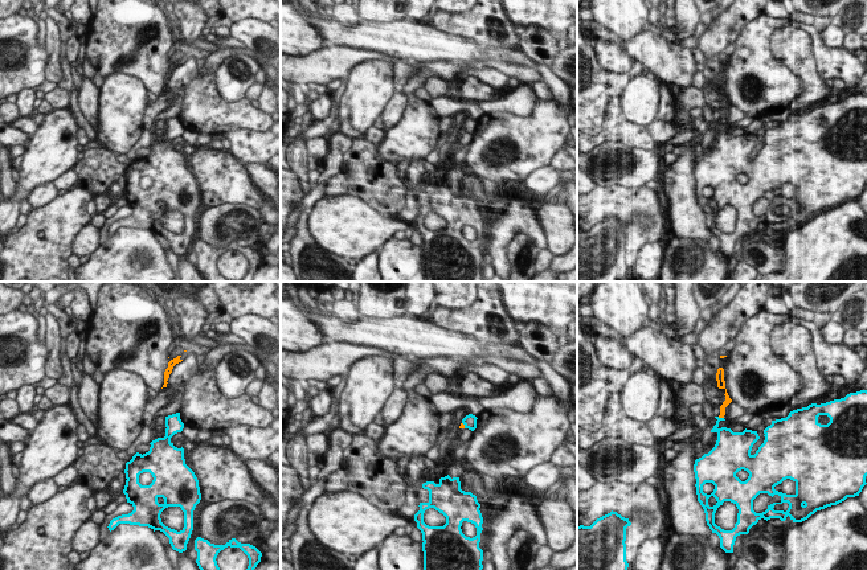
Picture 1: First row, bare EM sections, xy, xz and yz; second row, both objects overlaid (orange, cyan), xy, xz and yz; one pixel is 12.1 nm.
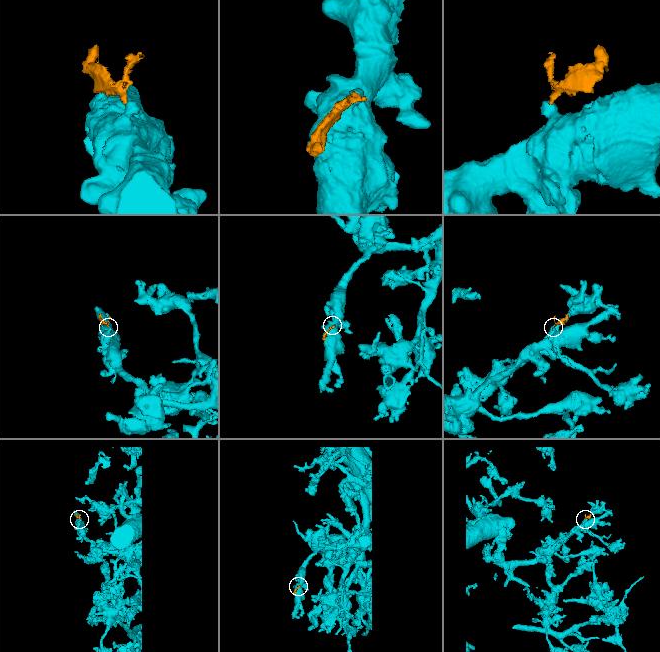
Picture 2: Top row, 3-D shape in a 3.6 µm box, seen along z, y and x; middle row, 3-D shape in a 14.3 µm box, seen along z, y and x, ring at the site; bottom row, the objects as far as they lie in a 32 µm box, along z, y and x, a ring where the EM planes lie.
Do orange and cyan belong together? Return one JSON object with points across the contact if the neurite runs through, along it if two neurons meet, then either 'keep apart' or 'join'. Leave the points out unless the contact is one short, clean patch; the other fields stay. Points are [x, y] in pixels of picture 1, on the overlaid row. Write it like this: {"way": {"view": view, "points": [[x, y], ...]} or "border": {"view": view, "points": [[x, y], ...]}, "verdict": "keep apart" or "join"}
{"border": {"view": "yz", "points": [[718, 417], [723, 418]]}, "verdict": "keep apart"}

